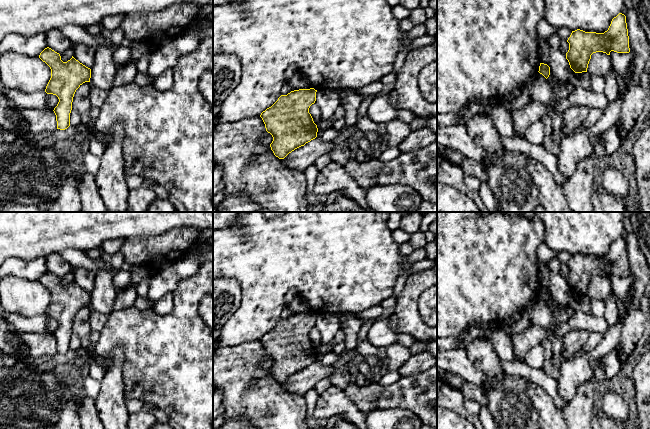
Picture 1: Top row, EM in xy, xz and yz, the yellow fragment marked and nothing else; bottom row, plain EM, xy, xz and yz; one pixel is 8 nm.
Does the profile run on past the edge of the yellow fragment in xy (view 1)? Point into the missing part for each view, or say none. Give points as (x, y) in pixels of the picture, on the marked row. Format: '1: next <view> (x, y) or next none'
1: next none

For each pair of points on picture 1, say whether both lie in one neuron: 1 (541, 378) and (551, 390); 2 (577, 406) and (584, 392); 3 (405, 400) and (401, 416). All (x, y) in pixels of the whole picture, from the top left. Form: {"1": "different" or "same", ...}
{"1": "same", "2": "same", "3": "different"}

